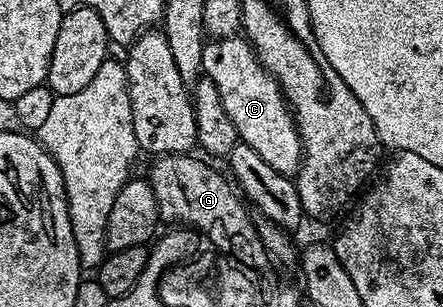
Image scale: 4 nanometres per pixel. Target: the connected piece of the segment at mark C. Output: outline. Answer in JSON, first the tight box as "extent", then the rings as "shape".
{"extent":[202,34,302,177],"shape":[[[238,34],[211,39],[204,46],[202,71],[216,84],[216,90],[220,92],[220,102],[224,104],[228,118],[232,118],[232,126],[236,126],[239,141],[252,146],[252,150],[256,150],[256,154],[260,154],[260,158],[264,158],[264,162],[272,166],[272,170],[293,177],[302,163],[302,140],[298,137],[298,127],[294,124],[294,113],[290,111],[286,97],[278,89],[274,77],[258,61],[257,54],[250,47],[250,41]]]}

